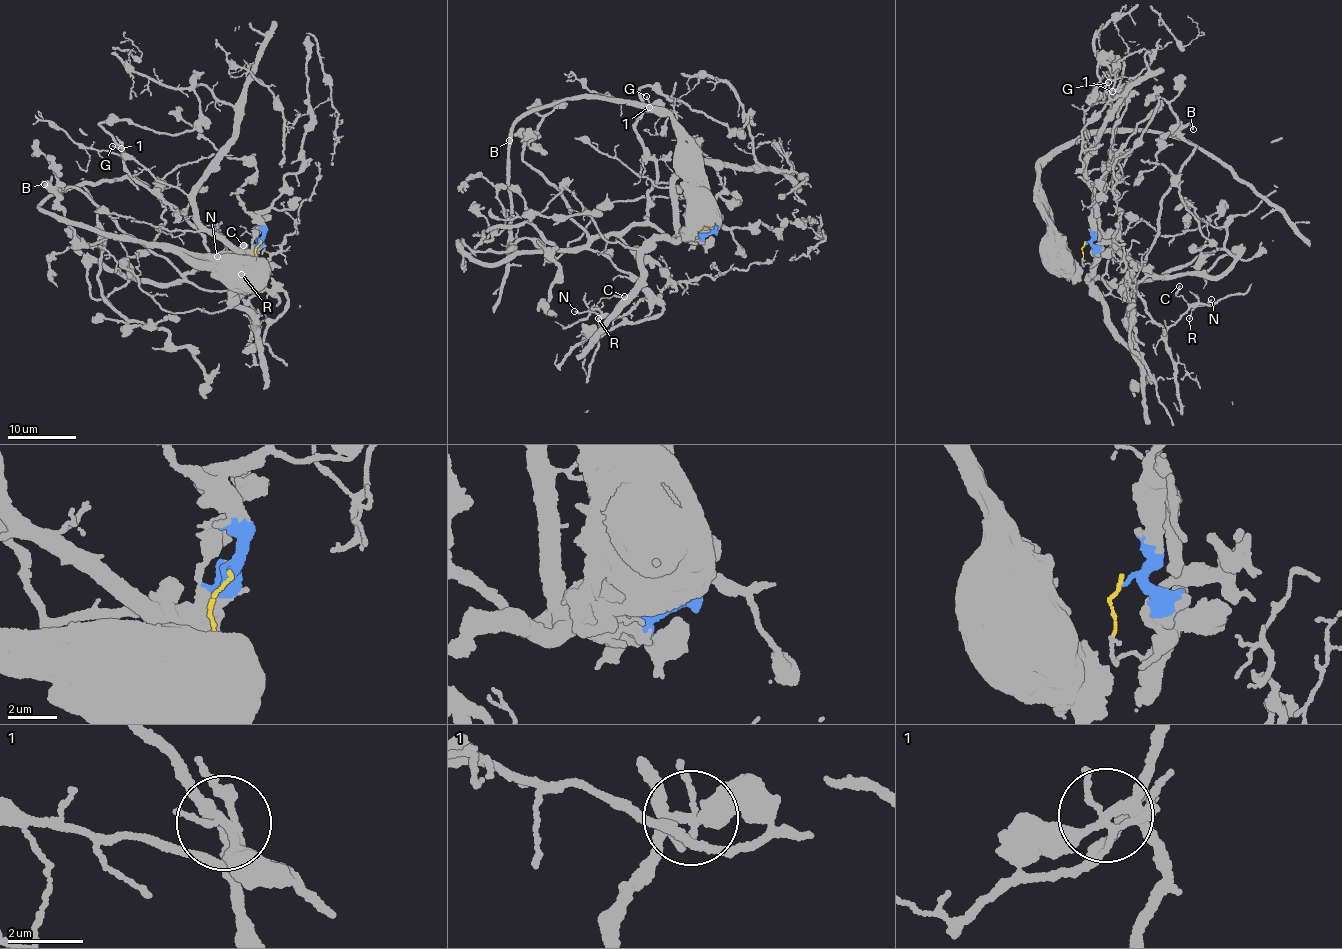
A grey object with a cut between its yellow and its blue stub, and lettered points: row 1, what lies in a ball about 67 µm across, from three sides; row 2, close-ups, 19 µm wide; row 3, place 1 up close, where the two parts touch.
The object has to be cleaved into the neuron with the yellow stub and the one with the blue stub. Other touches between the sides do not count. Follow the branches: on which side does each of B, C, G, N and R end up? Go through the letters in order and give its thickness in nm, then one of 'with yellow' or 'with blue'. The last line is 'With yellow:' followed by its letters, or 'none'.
B: 140 nm thick; with blue
C: 120 nm thick; with blue
G: 120 nm thick; with yellow
N: 170 nm thick; with blue
R: 120 nm thick; with blue
With yellow: G

